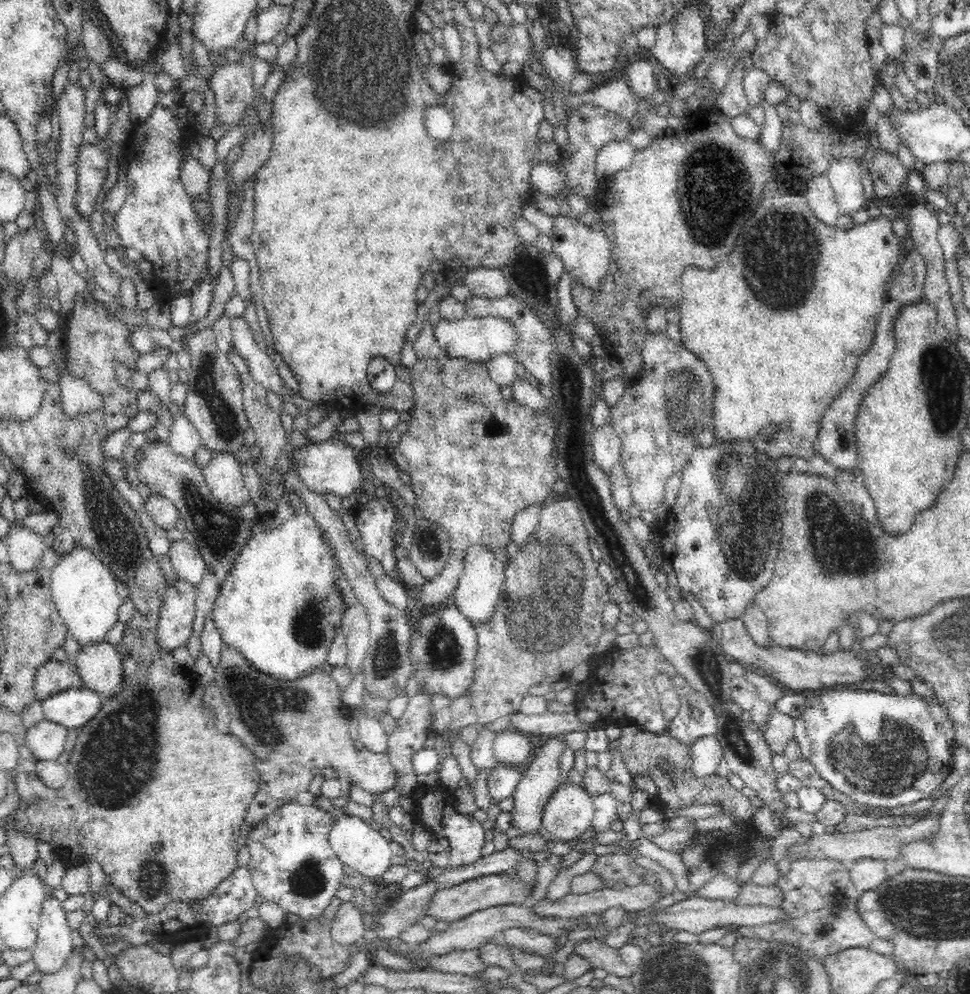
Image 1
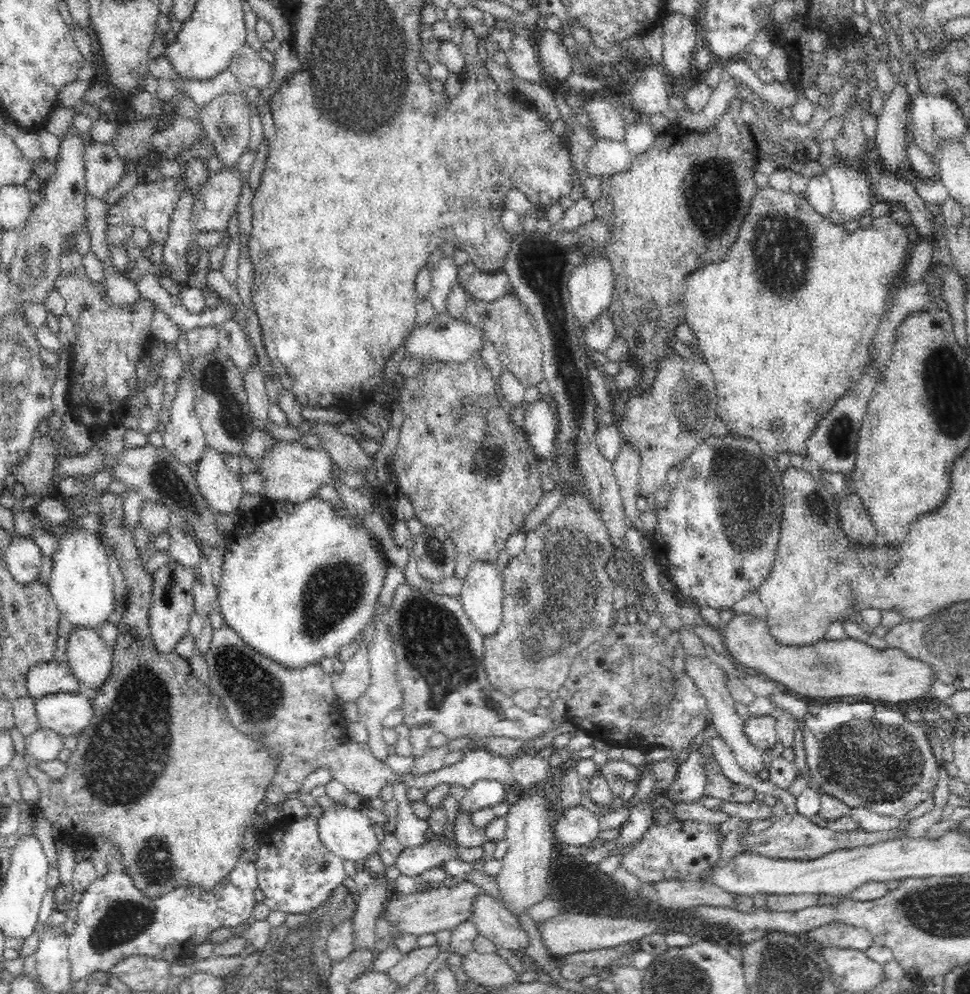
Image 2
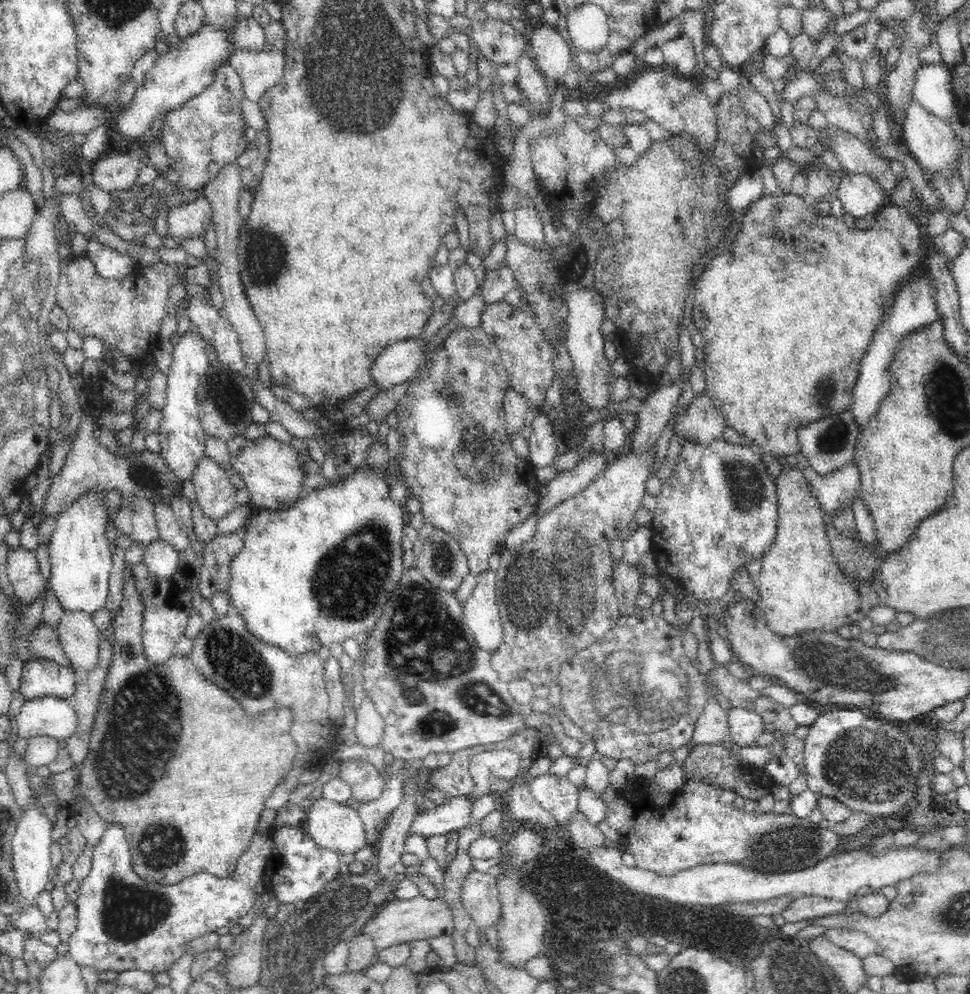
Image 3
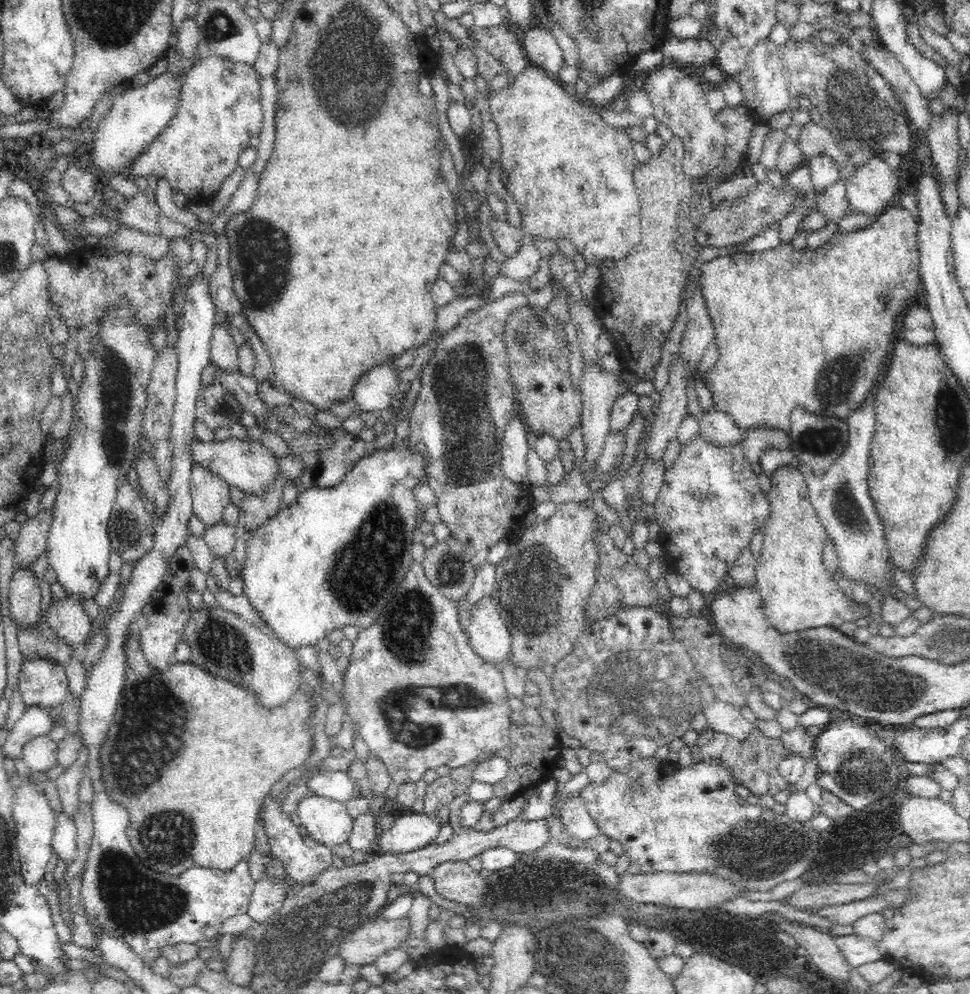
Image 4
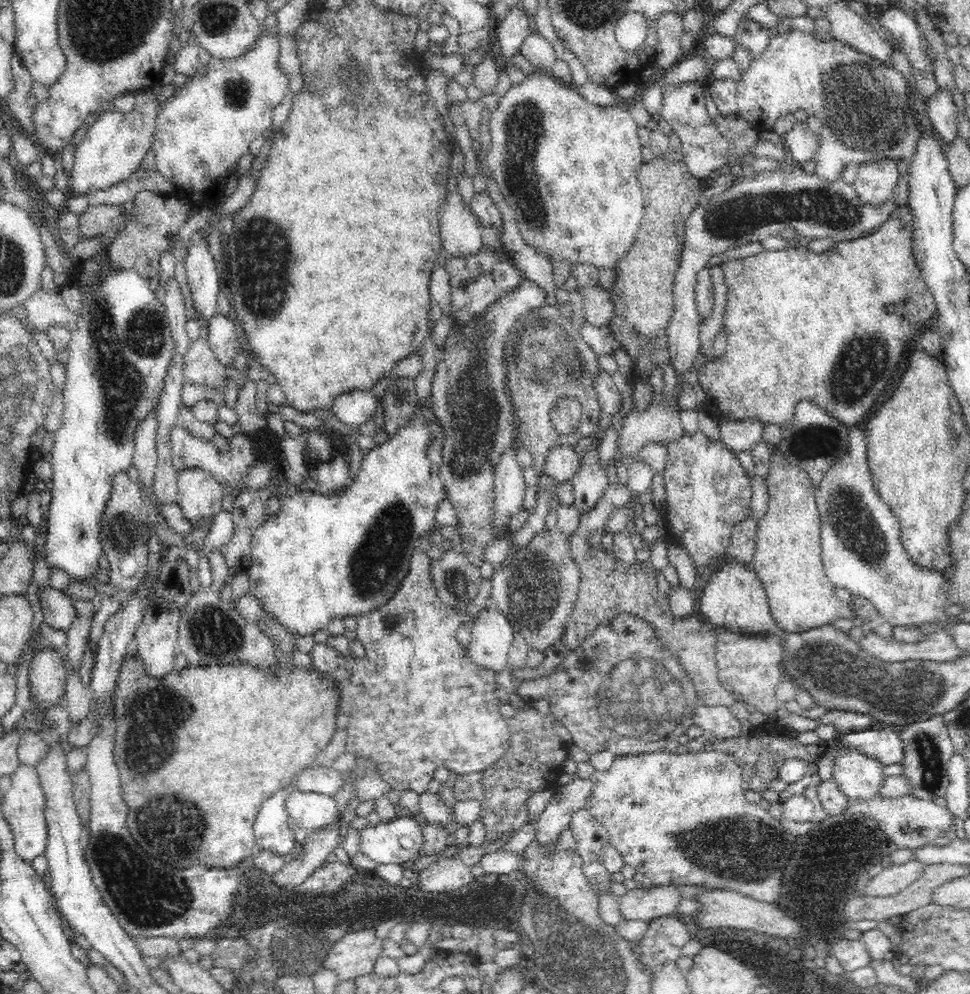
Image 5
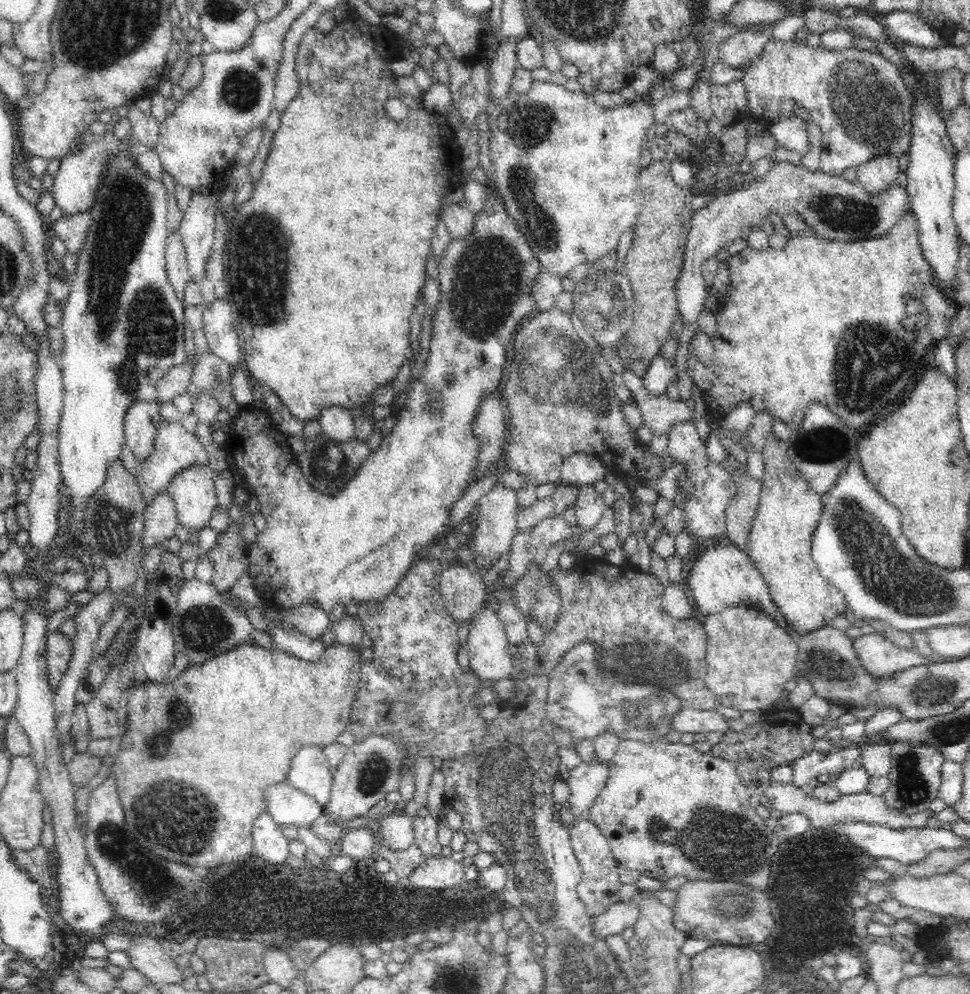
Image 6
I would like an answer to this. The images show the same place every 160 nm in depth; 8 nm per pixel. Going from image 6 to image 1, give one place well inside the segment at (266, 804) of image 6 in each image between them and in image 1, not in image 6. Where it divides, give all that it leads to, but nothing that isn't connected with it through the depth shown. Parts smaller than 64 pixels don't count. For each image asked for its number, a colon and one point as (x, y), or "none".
1: (358, 845)
2: (347, 832)
3: (337, 827)
4: (327, 822)
5: (310, 811)

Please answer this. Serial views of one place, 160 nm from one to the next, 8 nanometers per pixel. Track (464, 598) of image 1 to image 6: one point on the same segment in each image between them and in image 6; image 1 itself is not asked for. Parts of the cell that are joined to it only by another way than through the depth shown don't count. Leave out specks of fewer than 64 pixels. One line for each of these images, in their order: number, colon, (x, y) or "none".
2: (482, 594)
3: (481, 615)
4: (489, 637)
5: (491, 636)
6: (488, 646)

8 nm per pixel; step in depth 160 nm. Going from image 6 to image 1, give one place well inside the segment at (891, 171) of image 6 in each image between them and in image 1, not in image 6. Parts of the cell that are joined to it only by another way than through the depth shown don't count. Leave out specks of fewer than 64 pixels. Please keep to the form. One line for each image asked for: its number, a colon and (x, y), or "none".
1: (845, 174)
2: (852, 196)
3: (860, 195)
4: (873, 184)
5: (874, 183)

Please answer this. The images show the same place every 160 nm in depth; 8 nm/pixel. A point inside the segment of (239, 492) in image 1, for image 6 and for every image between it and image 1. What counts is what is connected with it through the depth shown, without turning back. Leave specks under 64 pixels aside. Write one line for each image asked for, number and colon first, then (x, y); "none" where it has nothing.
2: (222, 490)
3: (216, 496)
4: (210, 495)
5: (199, 495)
6: (193, 491)

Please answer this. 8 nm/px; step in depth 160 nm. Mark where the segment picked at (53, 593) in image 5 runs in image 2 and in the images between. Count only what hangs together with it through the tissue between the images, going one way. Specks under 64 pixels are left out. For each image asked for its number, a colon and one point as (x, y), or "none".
2: (89, 658)
3: (78, 635)
4: (67, 619)

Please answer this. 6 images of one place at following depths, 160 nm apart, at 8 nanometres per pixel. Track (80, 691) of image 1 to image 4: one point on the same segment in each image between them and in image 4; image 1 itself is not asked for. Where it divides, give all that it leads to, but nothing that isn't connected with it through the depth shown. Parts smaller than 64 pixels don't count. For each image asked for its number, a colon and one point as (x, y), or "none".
2: (64, 713)
3: (55, 717)
4: (34, 721)

